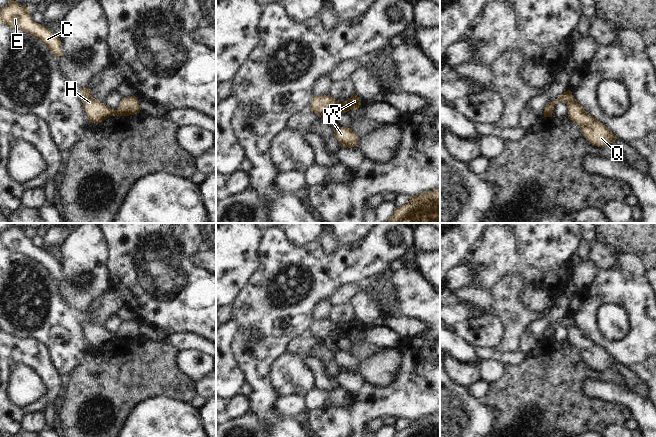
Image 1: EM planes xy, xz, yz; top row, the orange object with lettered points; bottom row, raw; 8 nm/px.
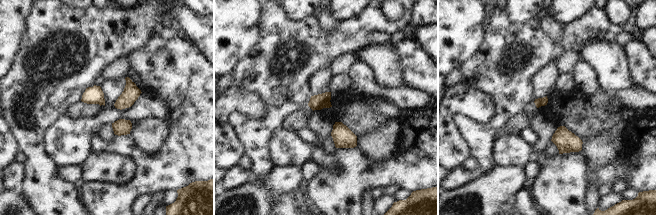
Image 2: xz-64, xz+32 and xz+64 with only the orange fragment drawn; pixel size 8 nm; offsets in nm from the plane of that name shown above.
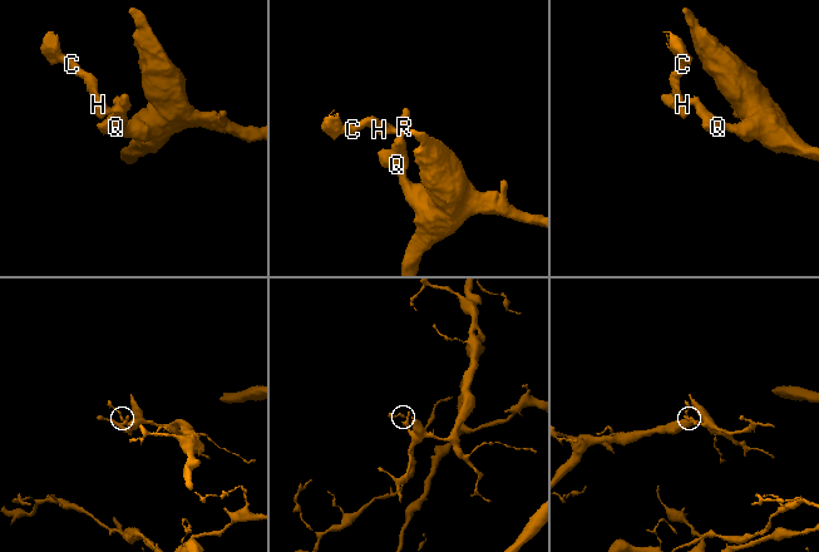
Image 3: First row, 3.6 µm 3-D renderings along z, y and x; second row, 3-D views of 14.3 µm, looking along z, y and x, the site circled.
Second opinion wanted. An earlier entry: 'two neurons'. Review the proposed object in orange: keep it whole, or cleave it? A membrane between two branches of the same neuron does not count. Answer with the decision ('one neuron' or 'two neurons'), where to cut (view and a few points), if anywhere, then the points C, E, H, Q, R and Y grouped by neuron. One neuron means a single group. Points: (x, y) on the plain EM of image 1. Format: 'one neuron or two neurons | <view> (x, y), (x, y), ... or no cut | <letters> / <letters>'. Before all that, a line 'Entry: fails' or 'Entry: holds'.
Entry: holds
two neurons | xz (341, 327), (342, 334) | C E H / Q R Y

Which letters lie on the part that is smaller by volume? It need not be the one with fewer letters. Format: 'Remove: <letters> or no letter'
Remove: C, E, H

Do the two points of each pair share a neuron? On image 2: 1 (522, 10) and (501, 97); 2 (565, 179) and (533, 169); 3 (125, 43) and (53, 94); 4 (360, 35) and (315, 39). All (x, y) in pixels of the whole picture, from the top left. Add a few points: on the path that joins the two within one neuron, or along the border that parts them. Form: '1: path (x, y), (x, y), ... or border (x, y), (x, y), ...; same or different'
1: border (505, 10), (508, 17), (516, 22), (540, 15); different
2: border (535, 160), (539, 167), (539, 174), (533, 181); different
3: path (107, 49), (104, 49), (79, 74), (71, 77); same
4: path (349, 35), (343, 39), (326, 39); same

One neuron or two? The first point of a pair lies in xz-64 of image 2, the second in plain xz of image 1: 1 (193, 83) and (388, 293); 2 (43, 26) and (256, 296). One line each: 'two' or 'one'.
1: two
2: one

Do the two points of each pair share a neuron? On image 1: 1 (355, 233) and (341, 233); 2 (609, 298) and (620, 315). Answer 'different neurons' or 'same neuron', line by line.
1: same neuron
2: different neurons

